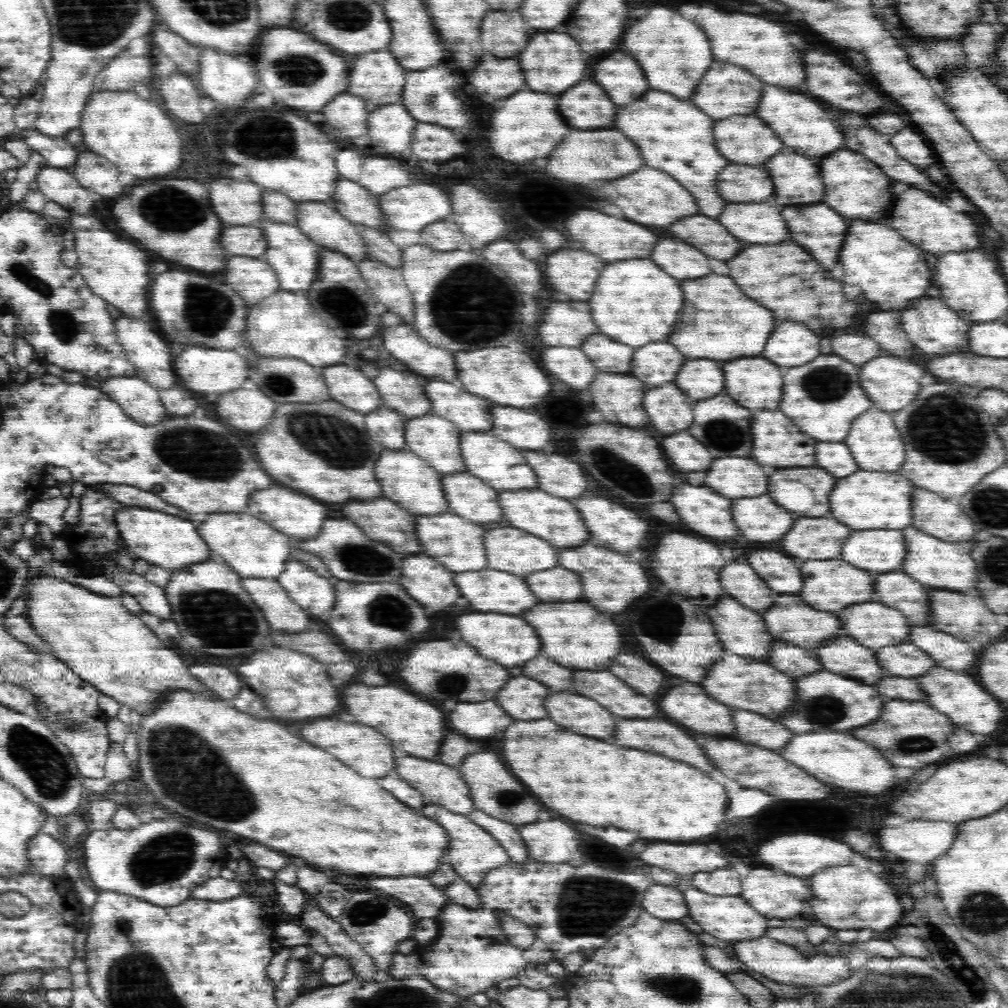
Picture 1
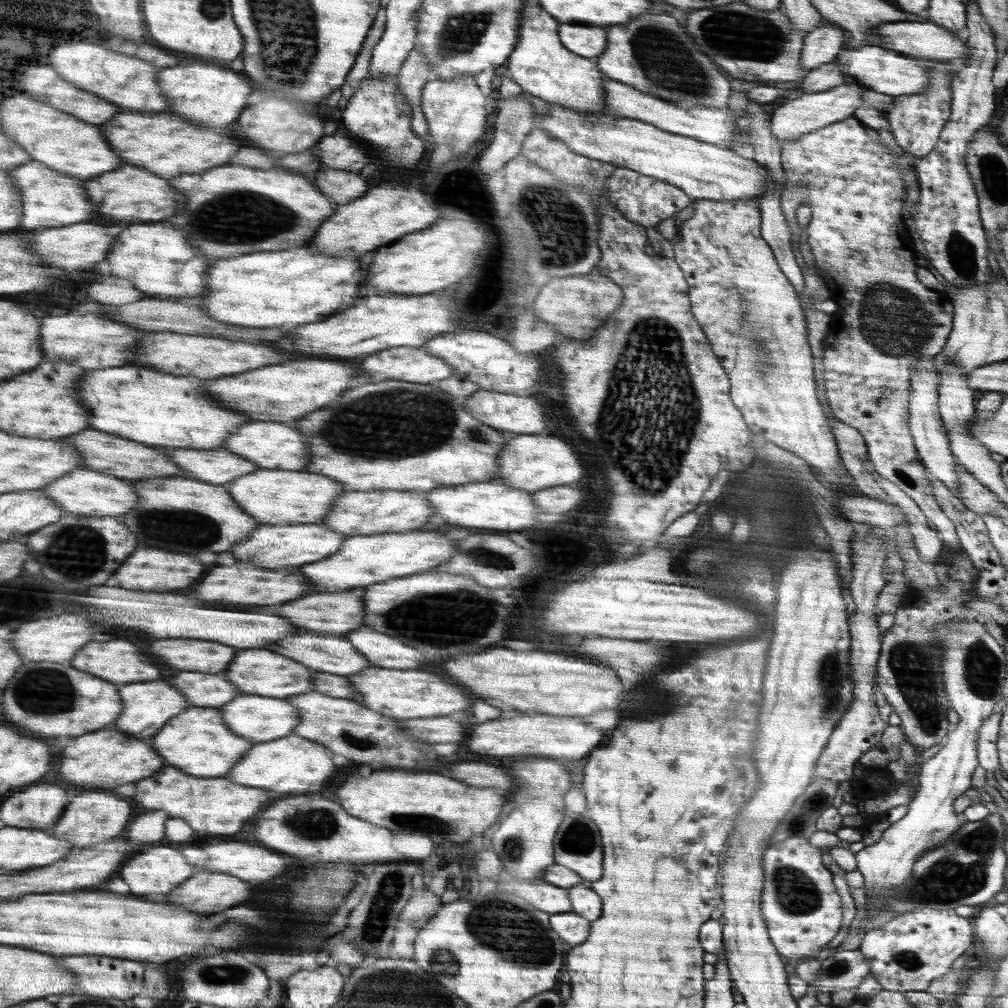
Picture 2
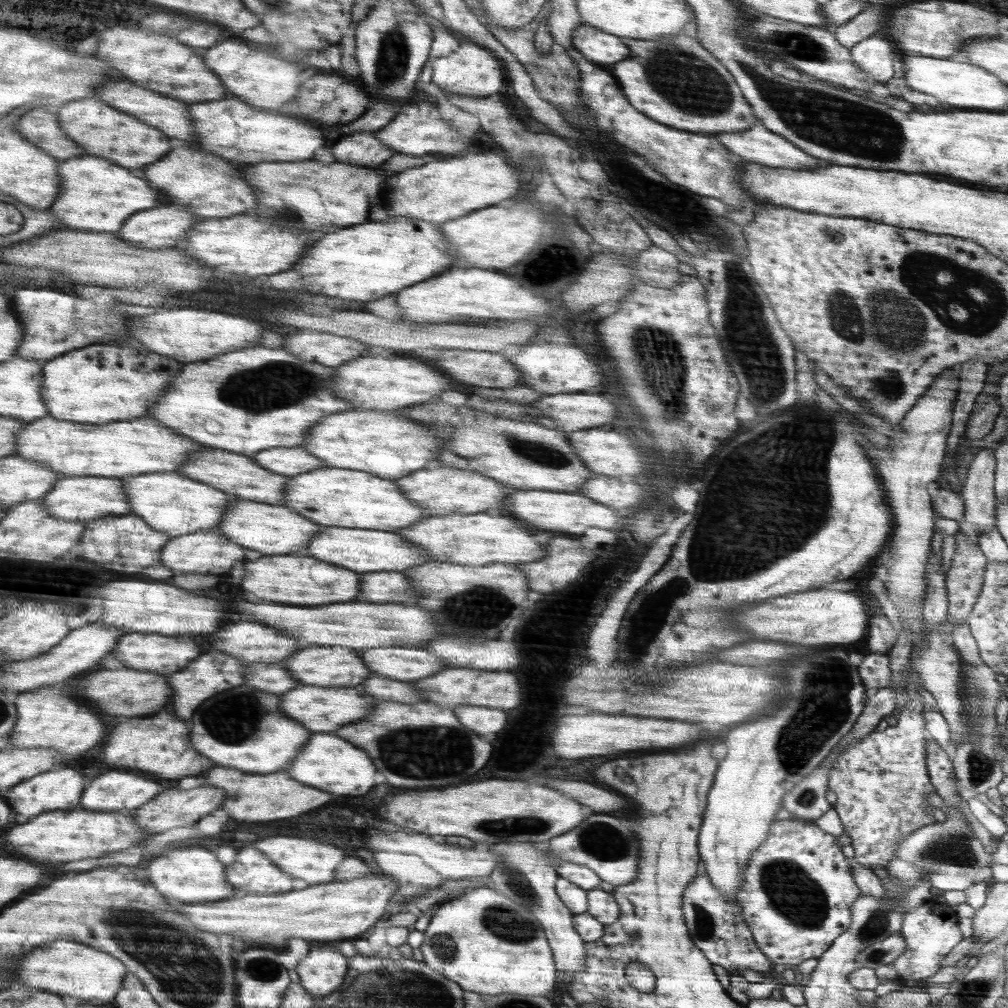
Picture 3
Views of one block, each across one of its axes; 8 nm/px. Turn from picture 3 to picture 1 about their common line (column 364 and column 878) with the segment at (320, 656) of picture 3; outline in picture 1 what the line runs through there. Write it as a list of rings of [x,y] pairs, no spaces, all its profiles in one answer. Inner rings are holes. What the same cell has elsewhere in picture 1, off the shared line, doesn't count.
[[[838,638],[838,642],[830,642],[830,646],[822,646],[822,650],[816,650],[814,654],[822,658],[822,666],[826,666],[824,670],[846,674],[846,678],[874,684],[886,676],[886,672],[876,664],[876,652],[854,638]]]

